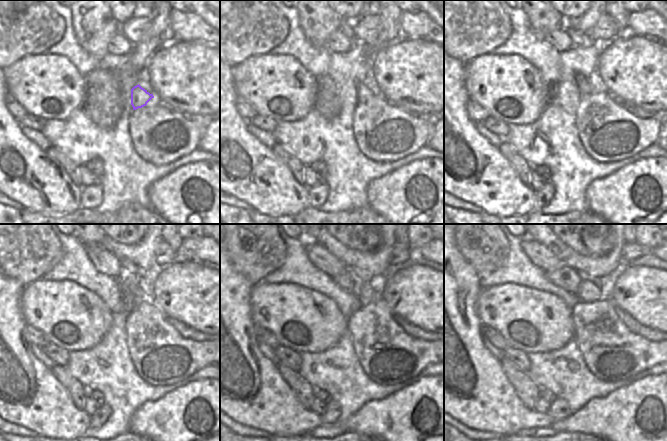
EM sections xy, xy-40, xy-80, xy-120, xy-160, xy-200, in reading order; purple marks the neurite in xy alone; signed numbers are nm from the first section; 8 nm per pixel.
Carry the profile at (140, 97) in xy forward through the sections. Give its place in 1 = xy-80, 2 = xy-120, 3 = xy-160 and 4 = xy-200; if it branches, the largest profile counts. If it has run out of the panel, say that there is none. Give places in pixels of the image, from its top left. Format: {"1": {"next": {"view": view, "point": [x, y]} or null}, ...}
{"1": {"next": {"view": "xy-80", "point": [585, 88]}}, "2": {"next": {"view": "xy-120", "point": [131, 294]}}, "3": {"next": {"view": "xy-160", "point": [347, 280]}}, "4": {"next": {"view": "xy-200", "point": [565, 277]}}}

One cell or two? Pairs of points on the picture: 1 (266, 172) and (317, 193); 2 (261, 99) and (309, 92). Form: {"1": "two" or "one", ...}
{"1": "two", "2": "one"}

